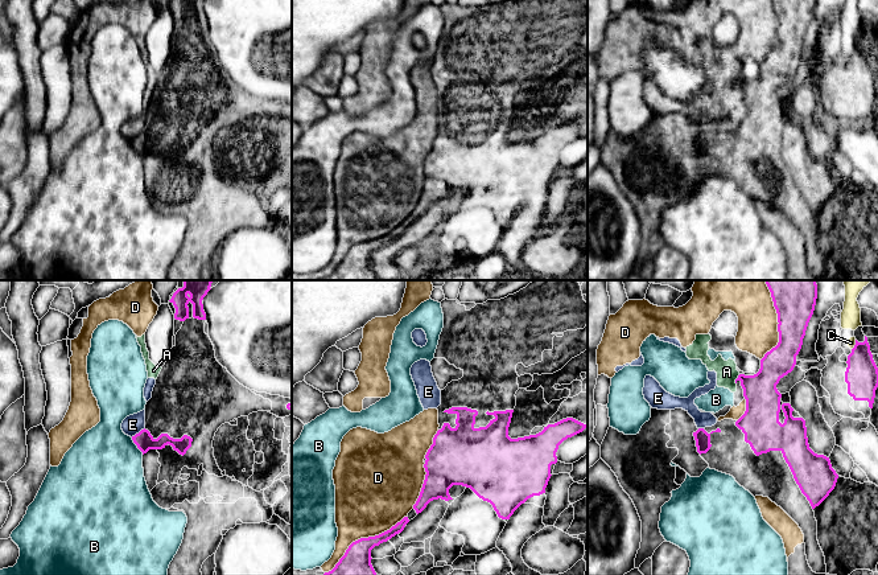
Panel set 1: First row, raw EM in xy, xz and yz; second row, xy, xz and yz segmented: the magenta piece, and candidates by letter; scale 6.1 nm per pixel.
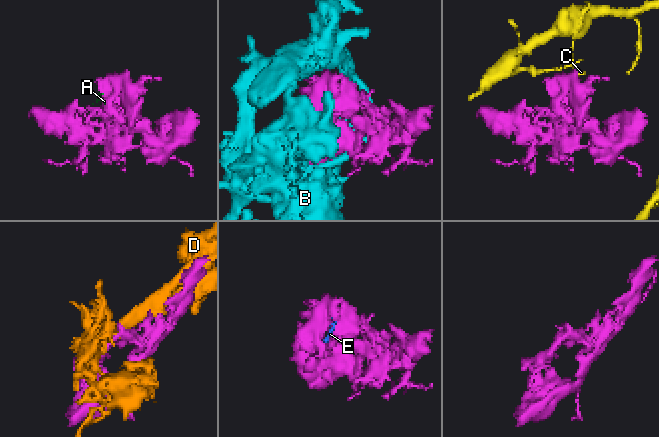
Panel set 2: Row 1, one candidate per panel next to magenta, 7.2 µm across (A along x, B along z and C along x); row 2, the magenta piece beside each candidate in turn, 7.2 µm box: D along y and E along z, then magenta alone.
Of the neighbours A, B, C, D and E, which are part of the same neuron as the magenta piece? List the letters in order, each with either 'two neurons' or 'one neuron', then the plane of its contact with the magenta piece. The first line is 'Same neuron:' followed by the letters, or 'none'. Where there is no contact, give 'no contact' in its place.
Same neuron: none
A: two neurons; meets magenta in yz
B: two neurons; meets magenta in xy
C: two neurons; meets magenta in yz
D: two neurons; meets magenta in xz
E: two neurons; meets magenta in xy

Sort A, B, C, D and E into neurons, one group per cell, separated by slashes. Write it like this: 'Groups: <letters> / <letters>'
Groups: A D E / B / C

